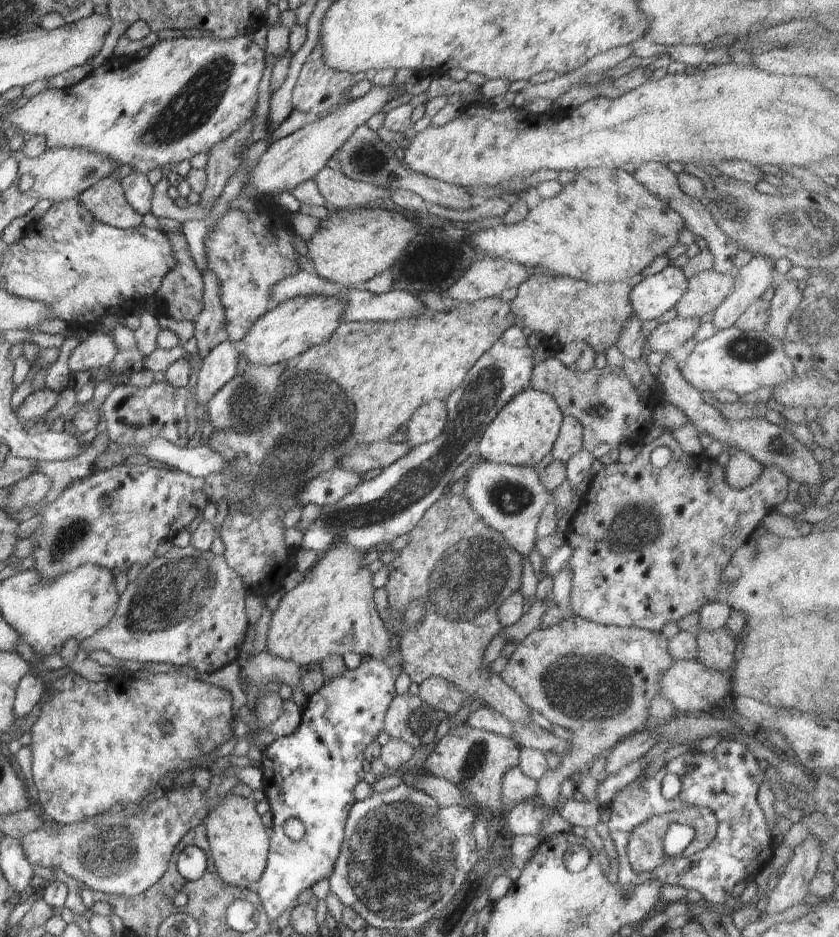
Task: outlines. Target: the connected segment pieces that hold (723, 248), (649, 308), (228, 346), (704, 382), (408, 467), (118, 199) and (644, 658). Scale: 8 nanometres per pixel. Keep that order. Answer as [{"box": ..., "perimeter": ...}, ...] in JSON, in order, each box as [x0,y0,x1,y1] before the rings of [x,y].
[{"box":[633,162,740,274],"perimeter":[[[657,162],[642,163],[633,174],[636,180],[648,190],[650,194],[665,202],[672,210],[675,210],[682,218],[684,227],[692,231],[698,236],[699,241],[705,248],[708,248],[710,254],[714,259],[713,269],[719,273],[736,274],[736,266],[730,260],[738,250],[740,250],[734,241],[731,241],[723,232],[718,228],[714,222],[711,214],[707,211],[705,204],[689,197],[685,192],[680,190],[676,174],[674,174],[665,164]]]},{"box":[631,264,687,322],"perimeter":[[[668,264],[660,272],[643,278],[631,290],[633,313],[642,322],[658,318],[678,304],[687,286],[682,268]]]},{"box":[196,340,239,423],"perimeter":[[[229,340],[221,342],[204,355],[202,367],[197,371],[196,400],[205,404],[205,412],[199,423],[207,419],[207,402],[217,393],[225,382],[238,372],[239,352]]]},{"box":[682,326,796,397],"perimeter":[[[736,326],[720,329],[712,338],[697,342],[690,353],[682,376],[701,393],[719,390],[735,392],[740,397],[758,388],[784,384],[796,378],[795,368],[783,350],[783,343],[768,331],[743,331]]]},{"box":[300,324,536,557],"perimeter":[[[514,324],[508,328],[493,346],[474,363],[462,384],[445,400],[447,419],[443,431],[433,441],[412,447],[401,459],[384,467],[381,474],[369,481],[360,483],[354,492],[347,494],[330,506],[323,507],[324,514],[309,529],[303,528],[304,536],[300,547],[314,550],[320,557],[332,543],[344,541],[354,545],[362,552],[366,552],[378,548],[382,544],[390,544],[398,536],[411,532],[424,516],[425,510],[443,496],[444,488],[446,488],[450,478],[454,476],[454,470],[462,462],[468,460],[472,454],[477,454],[482,435],[487,426],[502,410],[502,407],[529,386],[536,364],[532,358],[532,351],[528,347],[527,336],[524,335],[520,327]]]},{"box":[76,176,143,229],"perimeter":[[[115,176],[104,177],[81,192],[76,200],[100,222],[117,229],[131,229],[142,225],[143,216],[132,208]]]},{"box":[499,614,675,762],"perimeter":[[[572,614],[571,617],[550,627],[544,629],[536,628],[536,630],[531,632],[524,640],[520,640],[516,650],[514,650],[514,653],[509,658],[509,662],[499,675],[502,677],[505,684],[512,688],[529,708],[536,710],[536,712],[540,712],[540,714],[544,716],[546,720],[549,720],[551,724],[558,724],[558,726],[562,726],[562,728],[571,731],[576,741],[583,746],[583,755],[586,757],[586,761],[589,762],[599,755],[606,754],[612,749],[612,746],[623,738],[626,738],[630,733],[642,732],[646,728],[651,700],[660,690],[662,675],[675,663],[675,660],[668,652],[668,639],[667,634],[664,632],[652,632],[651,630],[640,627],[601,625],[597,622],[589,621],[581,616]]]}]

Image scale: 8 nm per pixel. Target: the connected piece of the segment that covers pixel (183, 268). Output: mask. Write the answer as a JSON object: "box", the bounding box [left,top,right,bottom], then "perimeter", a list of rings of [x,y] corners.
{"box":[154,232,203,321],"perimeter":[[[162,232],[168,237],[177,265],[171,271],[168,271],[168,274],[162,279],[160,288],[154,296],[157,312],[161,316],[174,318],[174,320],[192,321],[203,309],[203,276],[190,256],[191,253],[186,244],[185,235]]]}

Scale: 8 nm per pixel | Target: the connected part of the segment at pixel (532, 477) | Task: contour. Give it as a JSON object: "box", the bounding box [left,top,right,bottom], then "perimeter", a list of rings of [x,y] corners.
{"box":[461,461,553,556],"perimeter":[[[482,461],[479,464],[472,465],[466,471],[466,480],[464,490],[461,496],[464,497],[472,510],[486,524],[495,531],[501,532],[504,540],[522,556],[529,556],[532,548],[535,546],[535,532],[537,522],[539,521],[542,511],[546,506],[553,503],[553,491],[548,490],[540,480],[539,470],[535,467],[527,467],[522,465],[509,465],[506,463],[496,464],[490,461]]]}

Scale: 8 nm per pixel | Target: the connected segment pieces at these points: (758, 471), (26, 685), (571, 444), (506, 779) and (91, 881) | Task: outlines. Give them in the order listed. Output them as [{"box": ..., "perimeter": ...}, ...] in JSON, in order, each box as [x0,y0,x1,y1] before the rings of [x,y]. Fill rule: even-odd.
[{"box":[725,450,764,489],"perimeter":[[[739,450],[735,455],[731,455],[725,465],[725,479],[732,488],[743,489],[759,479],[764,470],[764,466],[750,454]]]},{"box":[13,671,46,718],"perimeter":[[[34,671],[27,672],[19,682],[16,689],[13,711],[16,718],[23,718],[32,712],[32,708],[38,704],[46,693],[46,685],[41,677]]]},{"box":[550,415,584,461],"perimeter":[[[564,415],[557,439],[554,441],[550,452],[553,458],[567,461],[572,458],[572,455],[582,451],[583,436],[584,430],[580,421],[576,417]]]},{"box":[501,767,537,804],"perimeter":[[[520,767],[508,769],[501,782],[503,800],[507,804],[516,804],[522,801],[537,801],[537,781],[526,776]]]},{"box":[18,762,264,897],"perimeter":[[[230,762],[223,774],[215,774],[211,771],[211,768],[209,769],[212,778],[208,788],[200,789],[197,785],[186,788],[184,784],[181,788],[177,788],[170,784],[169,789],[162,797],[154,800],[146,808],[139,805],[136,813],[132,815],[126,816],[121,811],[110,814],[102,813],[92,819],[69,825],[46,822],[42,828],[18,838],[24,856],[33,868],[40,864],[40,866],[46,868],[62,870],[68,876],[72,876],[74,880],[83,882],[92,891],[100,890],[100,892],[105,892],[109,896],[129,897],[139,895],[141,892],[153,887],[162,878],[171,861],[174,848],[178,846],[186,832],[204,822],[204,818],[210,812],[210,804],[212,805],[215,801],[226,797],[236,784],[246,784],[253,791],[262,789],[264,786],[262,771],[256,766],[240,767]]]}]

